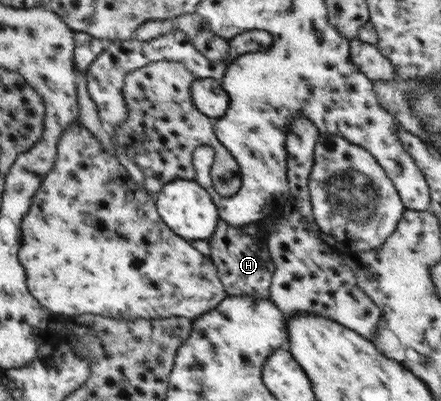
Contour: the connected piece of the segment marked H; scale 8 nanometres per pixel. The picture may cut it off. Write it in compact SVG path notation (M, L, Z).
M220 221L215 235L209 238L211 256L218 267L219 278L230 296L249 295L268 298L275 275L275 262L267 246L268 233L262 228L261 221L245 227L232 227Z

